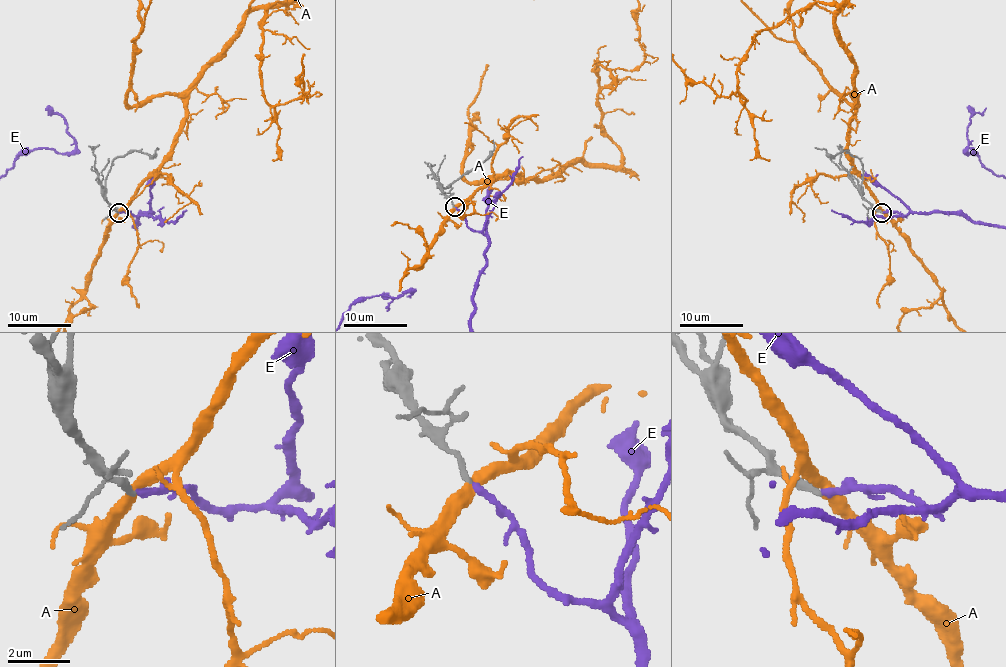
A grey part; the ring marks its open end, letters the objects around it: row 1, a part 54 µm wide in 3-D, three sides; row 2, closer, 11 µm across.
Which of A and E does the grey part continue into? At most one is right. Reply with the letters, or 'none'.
E

